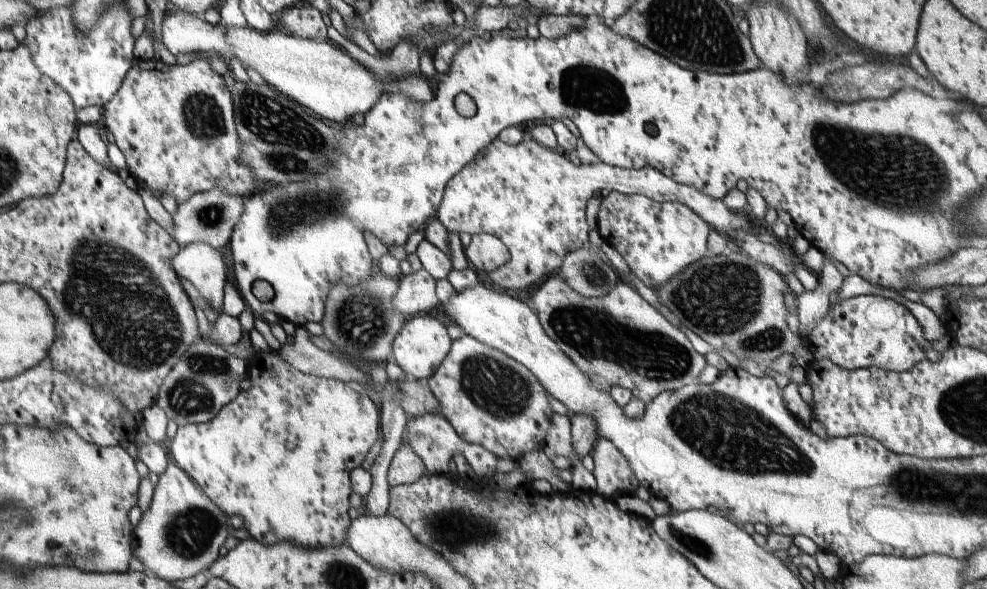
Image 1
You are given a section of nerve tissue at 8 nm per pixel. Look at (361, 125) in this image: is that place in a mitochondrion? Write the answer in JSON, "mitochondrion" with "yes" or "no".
{"mitochondrion":"no"}

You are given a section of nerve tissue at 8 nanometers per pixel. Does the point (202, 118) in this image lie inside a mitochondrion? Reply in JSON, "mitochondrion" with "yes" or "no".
{"mitochondrion":"yes"}

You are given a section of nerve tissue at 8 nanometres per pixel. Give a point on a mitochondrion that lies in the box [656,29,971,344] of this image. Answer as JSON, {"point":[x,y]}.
{"point":[850,156]}

